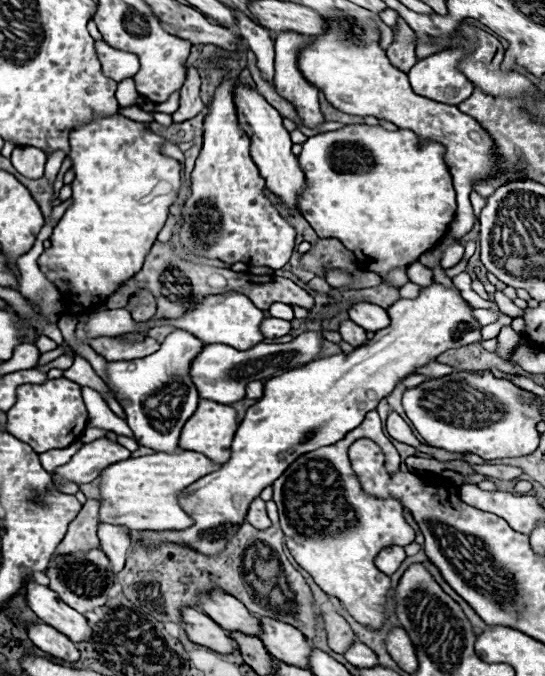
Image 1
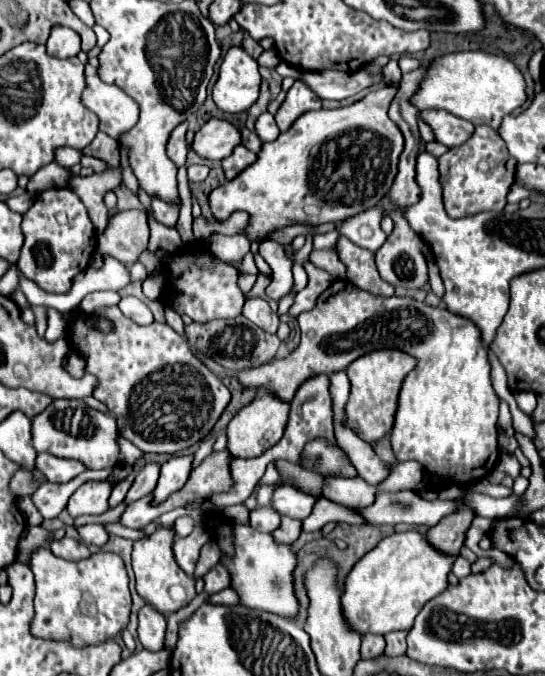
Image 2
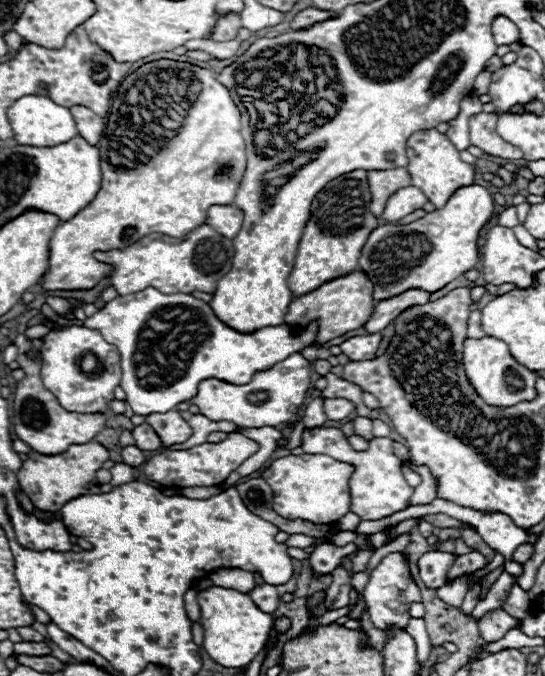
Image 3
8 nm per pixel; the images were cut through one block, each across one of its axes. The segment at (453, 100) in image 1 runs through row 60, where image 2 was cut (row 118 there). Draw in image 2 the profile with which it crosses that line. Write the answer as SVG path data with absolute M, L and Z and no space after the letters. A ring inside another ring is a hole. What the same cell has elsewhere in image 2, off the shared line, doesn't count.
M424 110L418 114L418 118L432 128L434 140L448 148L464 144L474 132L472 122L456 118L444 110Z

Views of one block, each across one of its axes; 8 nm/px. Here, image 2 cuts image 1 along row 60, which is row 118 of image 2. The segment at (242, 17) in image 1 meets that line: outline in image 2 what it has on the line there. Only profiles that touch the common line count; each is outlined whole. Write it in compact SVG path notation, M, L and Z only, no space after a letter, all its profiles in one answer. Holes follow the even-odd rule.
M264 112L264 114L258 116L258 120L256 120L256 134L260 136L262 142L272 142L280 134L280 130L278 130L278 126L274 122L274 116L270 112Z

